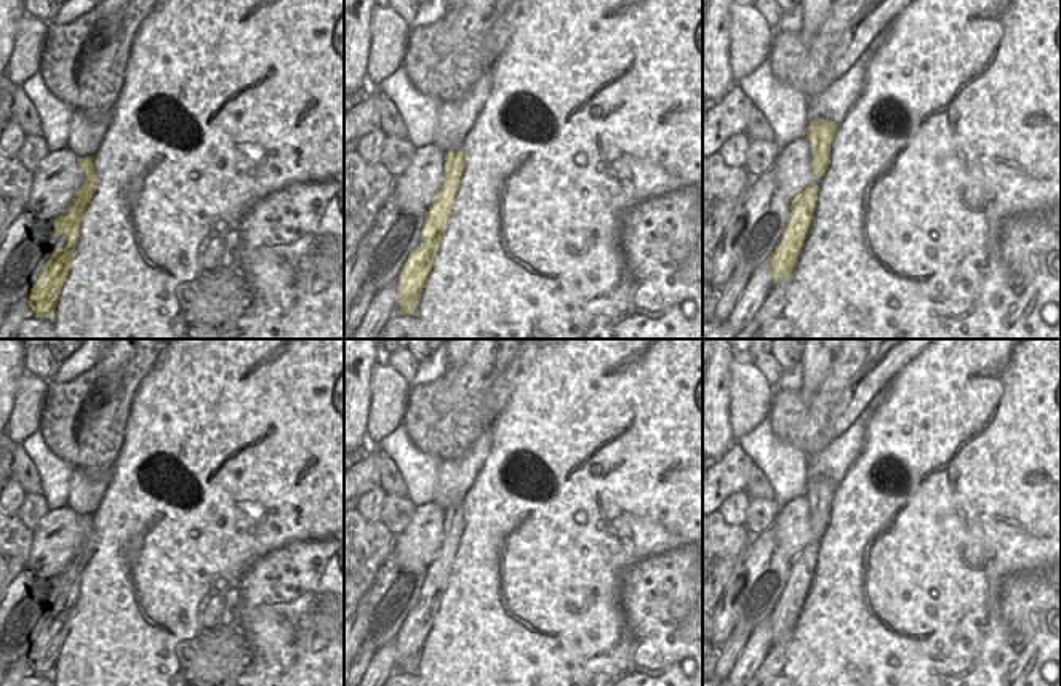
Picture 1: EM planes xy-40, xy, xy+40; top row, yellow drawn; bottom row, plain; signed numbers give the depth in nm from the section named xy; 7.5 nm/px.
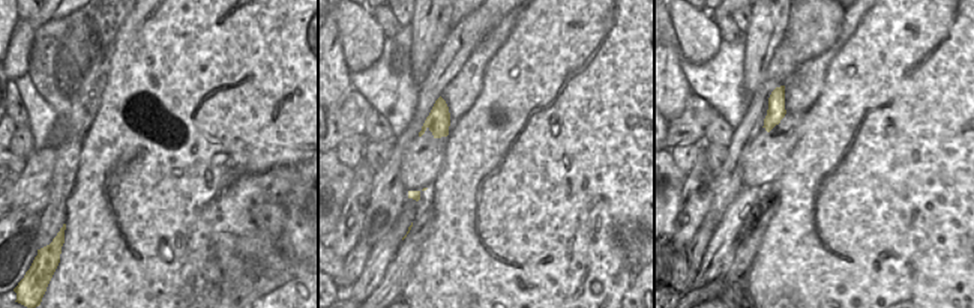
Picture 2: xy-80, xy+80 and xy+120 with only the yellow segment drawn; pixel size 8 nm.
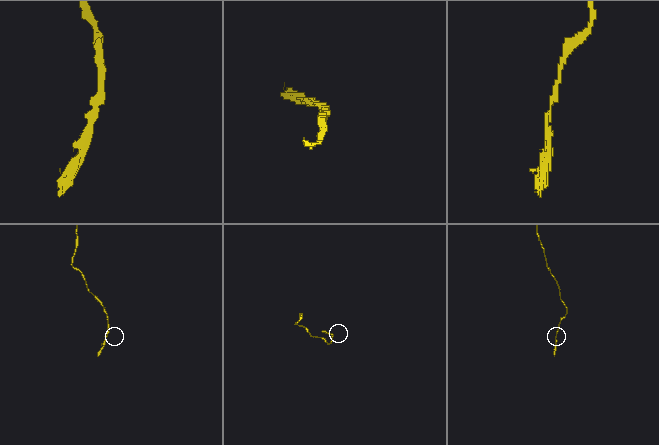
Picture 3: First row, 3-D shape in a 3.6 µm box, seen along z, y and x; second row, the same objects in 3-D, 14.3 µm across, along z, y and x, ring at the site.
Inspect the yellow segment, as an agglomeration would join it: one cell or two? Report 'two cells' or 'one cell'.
one cell

